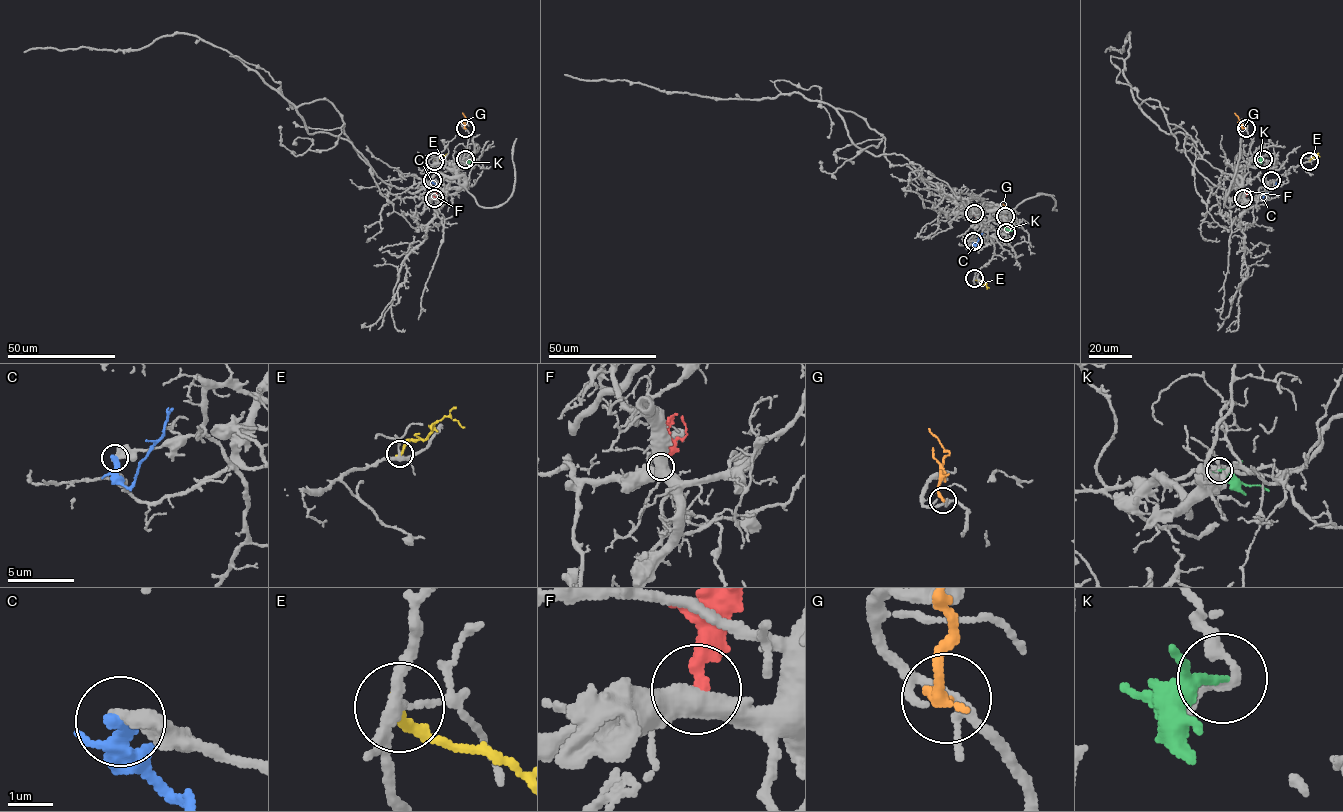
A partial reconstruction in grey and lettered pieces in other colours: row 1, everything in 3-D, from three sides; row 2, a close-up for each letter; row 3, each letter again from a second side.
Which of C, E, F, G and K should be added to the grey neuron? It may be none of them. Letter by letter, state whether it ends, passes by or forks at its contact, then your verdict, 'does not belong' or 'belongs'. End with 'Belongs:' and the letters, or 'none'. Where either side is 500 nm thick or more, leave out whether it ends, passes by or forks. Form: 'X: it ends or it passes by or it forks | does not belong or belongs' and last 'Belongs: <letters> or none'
C: it ends | does not belong
E: it ends | does not belong
F: does not belong
G: it ends | does not belong
K: it ends | does not belong
Belongs: none

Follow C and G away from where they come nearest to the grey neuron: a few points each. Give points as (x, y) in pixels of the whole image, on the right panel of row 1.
C: (1271, 180), (1276, 183), (1263, 198)
G: (1246, 128), (1242, 127), (1234, 113)

